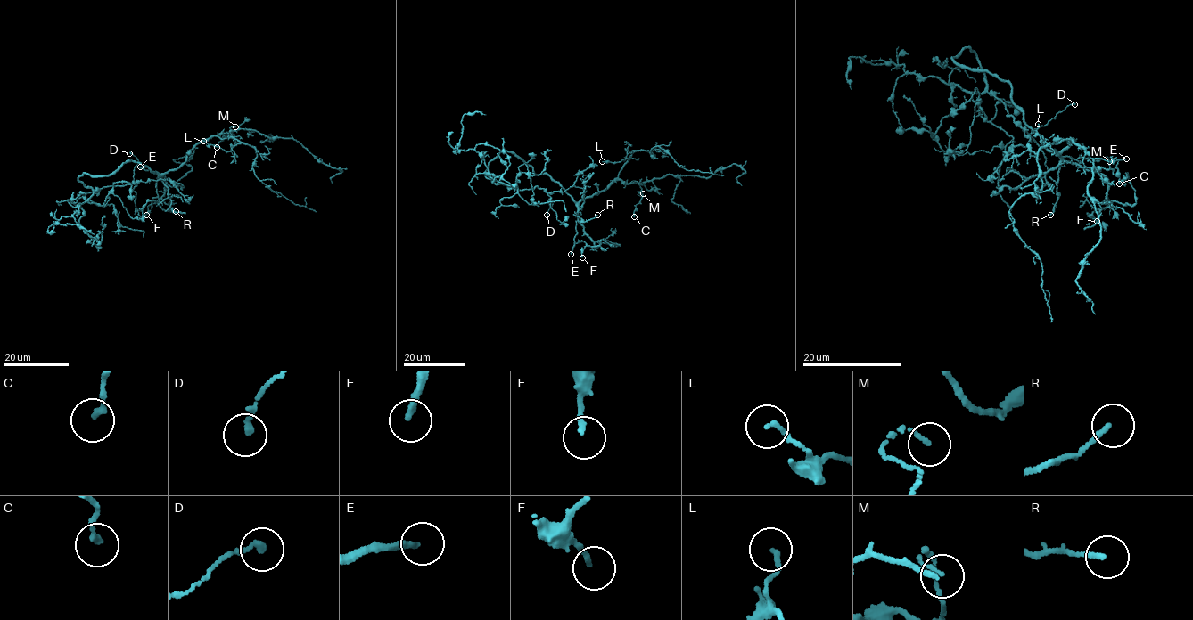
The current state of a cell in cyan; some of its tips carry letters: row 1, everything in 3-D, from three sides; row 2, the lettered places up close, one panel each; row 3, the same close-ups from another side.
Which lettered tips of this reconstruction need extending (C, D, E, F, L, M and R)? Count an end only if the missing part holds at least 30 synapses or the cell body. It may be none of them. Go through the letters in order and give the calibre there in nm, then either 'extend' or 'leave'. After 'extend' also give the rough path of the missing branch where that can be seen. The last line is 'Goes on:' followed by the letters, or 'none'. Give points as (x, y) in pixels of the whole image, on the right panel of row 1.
C: 190 nm | leave
D: 190 nm | leave
E: 220 nm | extend | (1126, 159), (1140, 152), (1139, 114), (1065, 36), (1003, 3), (935, 13)
F: 160 nm | leave
L: 150 nm | leave
M: 110 nm | leave
R: 170 nm | leave
Goes on: E

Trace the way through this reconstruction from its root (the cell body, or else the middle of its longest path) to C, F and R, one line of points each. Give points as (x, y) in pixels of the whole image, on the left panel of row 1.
C: (148, 167), (160, 176), (177, 169), (198, 143), (222, 133), (234, 139), (233, 134), (223, 134), (217, 147)
F: (148, 167), (160, 175), (157, 178), (160, 177), (159, 175), (163, 175), (165, 191), (149, 206), (146, 215)
R: (148, 167), (160, 175), (156, 189), (159, 205), (164, 209), (176, 211)

